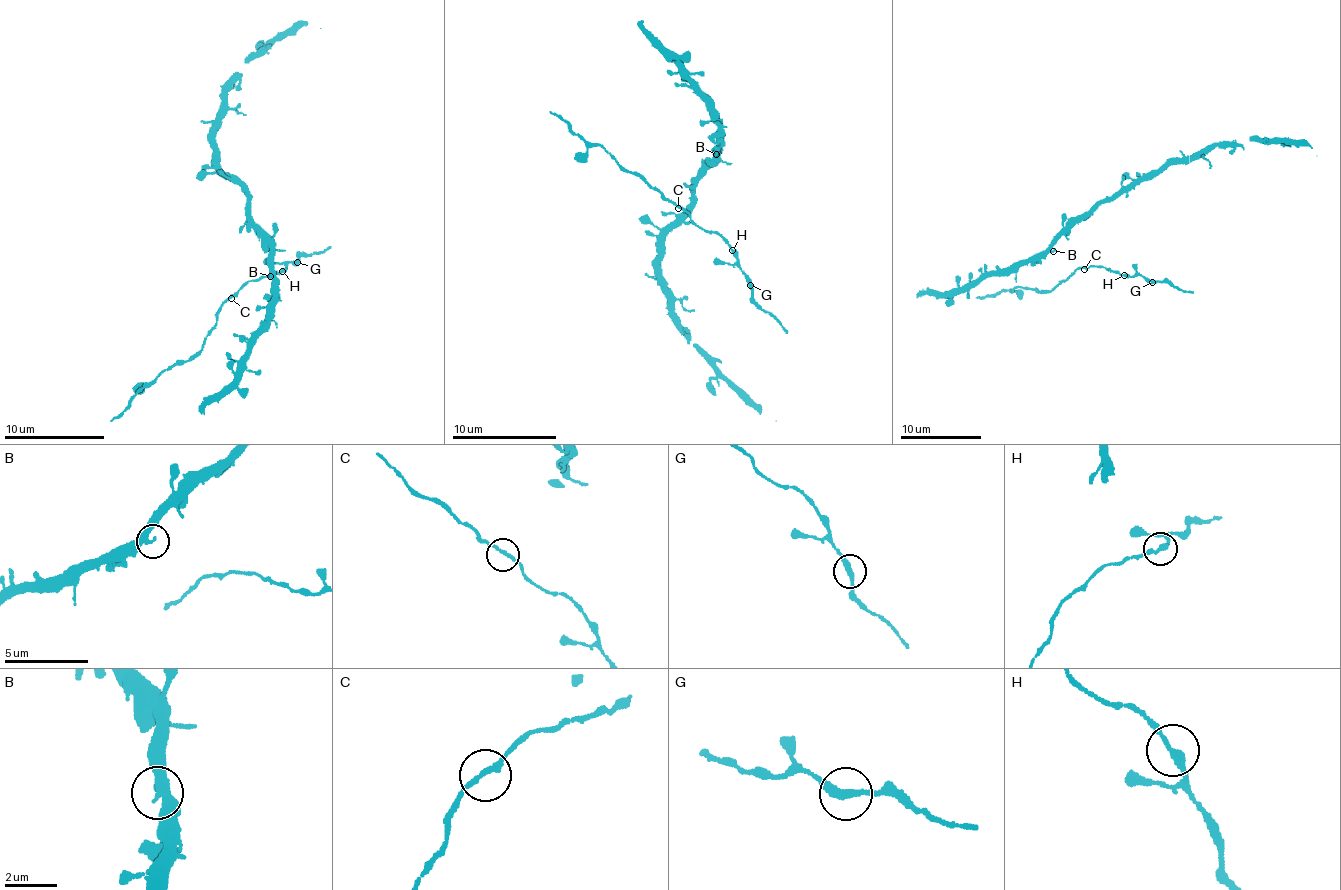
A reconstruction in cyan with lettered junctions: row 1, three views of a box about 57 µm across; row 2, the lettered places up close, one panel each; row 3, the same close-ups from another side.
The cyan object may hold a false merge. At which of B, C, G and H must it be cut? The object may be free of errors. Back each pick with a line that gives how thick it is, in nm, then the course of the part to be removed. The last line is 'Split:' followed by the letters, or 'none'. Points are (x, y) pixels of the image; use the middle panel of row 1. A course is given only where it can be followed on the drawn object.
G: 280 nm | (751, 285), (751, 297), (788, 332)
Split: G

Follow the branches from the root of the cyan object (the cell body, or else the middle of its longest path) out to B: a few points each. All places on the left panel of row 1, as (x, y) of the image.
B: (248, 209), (254, 229), (270, 248), (270, 276)

